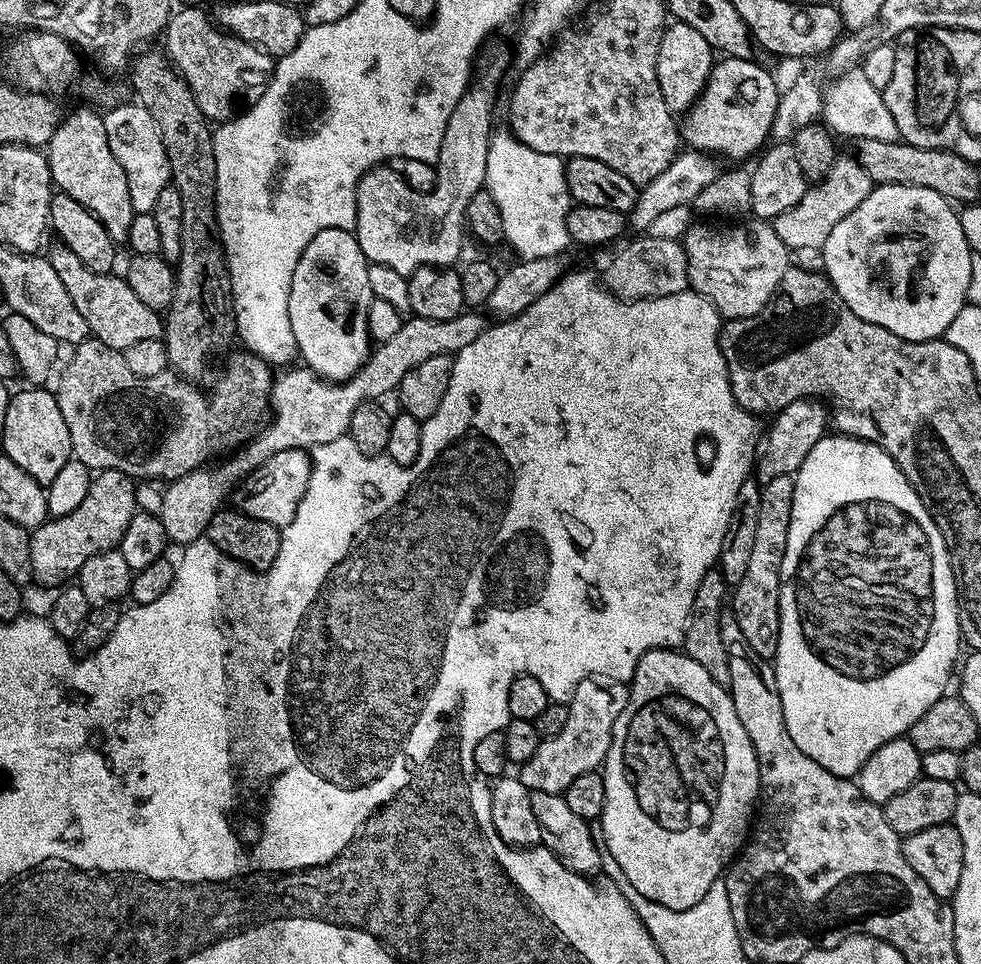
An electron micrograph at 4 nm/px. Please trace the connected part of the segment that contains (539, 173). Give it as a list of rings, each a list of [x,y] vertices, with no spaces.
[[[493,131],[491,143],[488,145],[486,158],[486,190],[498,202],[498,210],[502,210],[504,223],[504,240],[512,240],[512,248],[520,260],[533,260],[547,256],[559,257],[560,252],[570,248],[572,238],[568,233],[568,210],[573,207],[572,195],[568,193],[568,183],[564,173],[565,161],[554,154],[542,154],[538,150],[530,150],[522,141],[517,140],[511,131]]]

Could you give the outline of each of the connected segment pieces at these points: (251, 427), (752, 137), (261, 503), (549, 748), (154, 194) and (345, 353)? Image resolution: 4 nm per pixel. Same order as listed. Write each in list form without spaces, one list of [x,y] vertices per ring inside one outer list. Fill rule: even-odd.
[[[89,338],[75,345],[60,381],[54,385],[58,410],[62,410],[62,418],[66,418],[66,430],[70,430],[73,457],[91,470],[113,468],[137,481],[171,482],[243,445],[269,415],[274,372],[265,360],[253,352],[239,351],[226,360],[232,367],[230,384],[223,384],[217,379],[212,392],[207,392],[183,376],[178,376],[176,382],[176,373],[171,370],[154,374],[154,378],[138,378],[138,374],[133,374],[126,367],[123,351],[106,346],[101,340]],[[197,394],[204,406],[210,406],[210,412],[196,412]]]
[[[737,56],[715,61],[700,97],[688,109],[682,120],[682,140],[689,149],[715,154],[717,157],[729,156],[732,160],[744,160],[747,156],[755,157],[769,143],[781,89],[776,88],[775,78],[762,65],[756,63],[755,59],[740,60]]]
[[[305,449],[282,450],[282,454],[266,458],[258,470],[251,472],[243,482],[236,485],[230,497],[231,503],[236,503],[233,505],[250,518],[270,522],[275,528],[283,530],[294,519],[298,506],[304,501],[311,473],[312,457]]]
[[[591,676],[578,682],[576,692],[568,704],[568,717],[566,726],[562,726],[562,734],[554,734],[554,738],[541,740],[538,750],[534,750],[534,758],[519,765],[518,778],[522,782],[522,786],[526,786],[531,793],[563,794],[570,786],[570,782],[574,782],[574,778],[582,778],[582,774],[597,771],[608,756],[616,719],[628,705],[628,690],[629,685],[625,681],[607,680],[604,676]]]
[[[139,102],[132,104],[117,103],[103,113],[106,138],[110,138],[110,150],[118,158],[122,170],[126,170],[126,186],[130,186],[130,206],[133,213],[151,212],[158,202],[158,194],[170,187],[172,171],[166,158],[166,146],[162,146],[162,134]]]
[[[337,228],[322,230],[318,234],[314,234],[314,238],[310,242],[310,246],[306,246],[306,250],[302,254],[302,258],[298,258],[298,266],[294,270],[294,282],[292,283],[292,289],[290,290],[290,302],[288,303],[288,309],[290,310],[290,330],[294,330],[294,342],[298,342],[298,350],[300,351],[299,359],[303,361],[307,367],[311,368],[317,376],[322,376],[325,380],[331,380],[333,382],[348,380],[363,366],[364,361],[367,360],[370,355],[368,307],[372,305],[374,297],[372,295],[372,291],[370,290],[368,266],[369,261],[359,248],[359,242],[357,242],[355,235],[353,235],[352,232],[338,230]]]

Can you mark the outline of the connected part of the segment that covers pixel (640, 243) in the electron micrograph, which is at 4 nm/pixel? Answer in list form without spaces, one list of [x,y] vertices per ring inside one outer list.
[[[647,234],[635,237],[612,261],[608,264],[604,276],[602,272],[602,283],[608,291],[620,297],[621,300],[653,300],[659,296],[669,296],[685,291],[689,287],[688,282],[688,258],[683,243],[670,238],[654,238]]]

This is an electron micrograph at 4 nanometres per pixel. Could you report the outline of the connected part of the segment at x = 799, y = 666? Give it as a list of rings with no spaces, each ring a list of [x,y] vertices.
[[[826,434],[806,454],[802,466],[794,473],[794,502],[790,510],[790,534],[786,534],[786,554],[782,558],[780,575],[780,633],[774,657],[776,685],[782,698],[782,714],[786,718],[786,730],[794,738],[794,746],[802,750],[818,766],[830,770],[830,774],[852,778],[860,767],[886,742],[905,735],[926,710],[934,706],[949,691],[948,679],[953,679],[954,669],[961,659],[962,600],[958,595],[958,572],[944,535],[938,530],[934,518],[926,510],[922,498],[910,486],[906,474],[876,444],[869,440],[855,440],[852,436]]]

